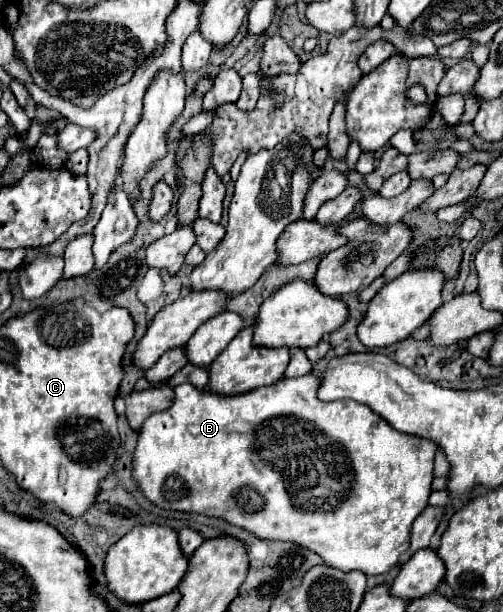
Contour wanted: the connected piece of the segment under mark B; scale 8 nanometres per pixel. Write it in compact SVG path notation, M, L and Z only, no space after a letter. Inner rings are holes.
M307 374L301 378L281 378L279 382L271 386L263 386L263 388L257 388L239 396L221 396L211 390L197 390L189 382L177 386L173 406L165 412L157 412L151 418L147 418L139 430L139 442L133 454L133 480L137 488L143 492L147 500L151 500L155 506L163 510L195 512L195 514L205 514L211 518L221 518L233 526L253 532L261 540L281 540L281 542L291 542L291 544L309 548L311 552L319 554L325 564L341 572L361 570L367 576L389 572L399 562L399 558L407 552L411 524L427 506L427 500L431 494L431 482L433 482L433 456L439 448L437 444L429 440L421 440L419 436L397 432L381 416L377 416L367 404L355 402L355 400L321 402L317 398L317 388L319 388L319 378L313 374ZM255 492L265 500L259 512L255 512Z

